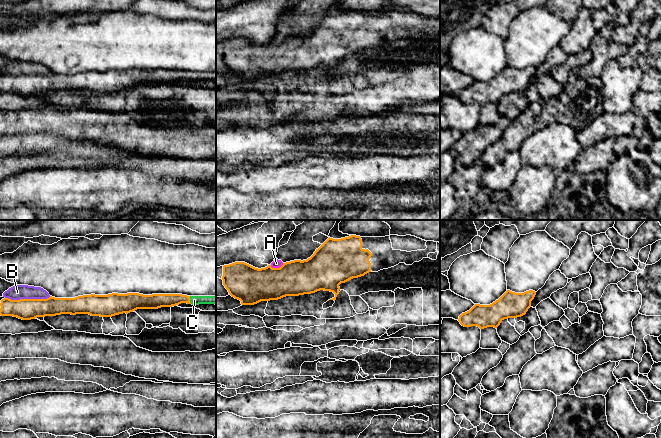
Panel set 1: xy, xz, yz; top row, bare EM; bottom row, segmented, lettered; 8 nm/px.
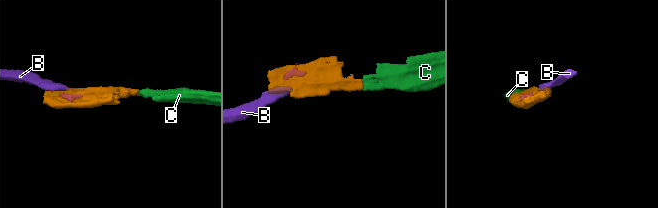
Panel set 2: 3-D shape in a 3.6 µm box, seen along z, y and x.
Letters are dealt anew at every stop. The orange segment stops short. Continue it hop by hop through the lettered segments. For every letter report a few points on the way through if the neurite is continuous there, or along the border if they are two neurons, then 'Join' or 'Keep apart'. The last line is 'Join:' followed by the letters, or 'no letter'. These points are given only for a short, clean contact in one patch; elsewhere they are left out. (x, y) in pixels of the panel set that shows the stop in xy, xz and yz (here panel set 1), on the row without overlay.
A: Boundary: xz (283, 39), (279, 43), (270, 42). Keep apart
B: Boundary: xy (50, 72), (46, 74), (5, 74). Keep apart
C: Path across: xy (158, 76), (189, 76), (194, 76). Join
Join: C

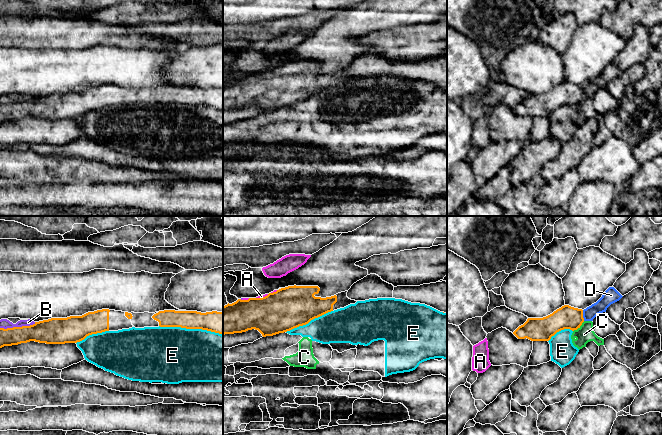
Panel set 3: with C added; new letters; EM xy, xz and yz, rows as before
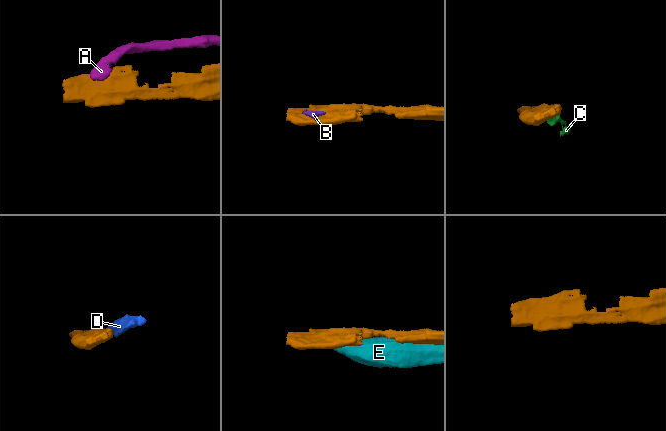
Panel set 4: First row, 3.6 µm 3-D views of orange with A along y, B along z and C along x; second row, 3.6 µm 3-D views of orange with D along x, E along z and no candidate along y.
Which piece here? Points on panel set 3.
A: Boundary: xz (268, 70), (256, 74). Keep apart
B: Boundary: xy (35, 98), (29, 101), (0, 104). Keep apart
C: Boundary: yz (584, 97), (573, 107). Keep apart
D: Keep apart
E: Keep apart
Join: no letter

